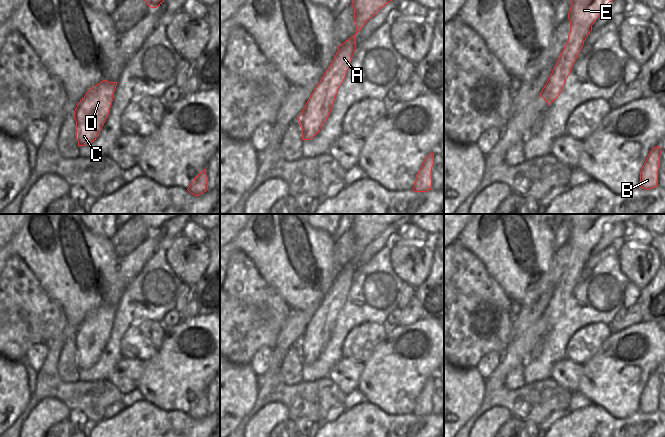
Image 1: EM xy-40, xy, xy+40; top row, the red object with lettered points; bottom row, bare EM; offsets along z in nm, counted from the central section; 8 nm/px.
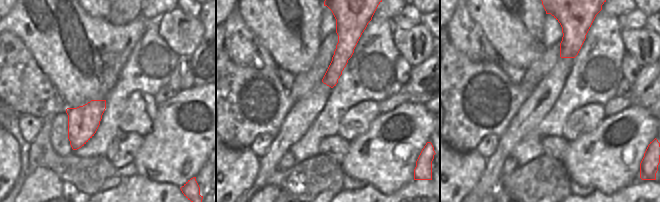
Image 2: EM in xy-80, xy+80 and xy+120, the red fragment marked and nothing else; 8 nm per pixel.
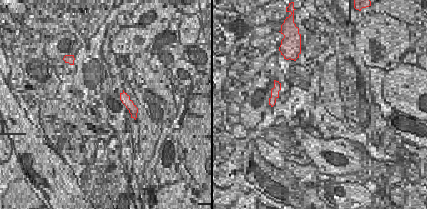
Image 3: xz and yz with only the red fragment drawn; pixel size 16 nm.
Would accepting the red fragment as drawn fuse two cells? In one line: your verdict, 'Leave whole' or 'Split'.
Leave whole.

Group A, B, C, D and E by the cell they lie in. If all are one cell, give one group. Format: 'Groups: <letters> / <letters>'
Groups: A B C D E.

